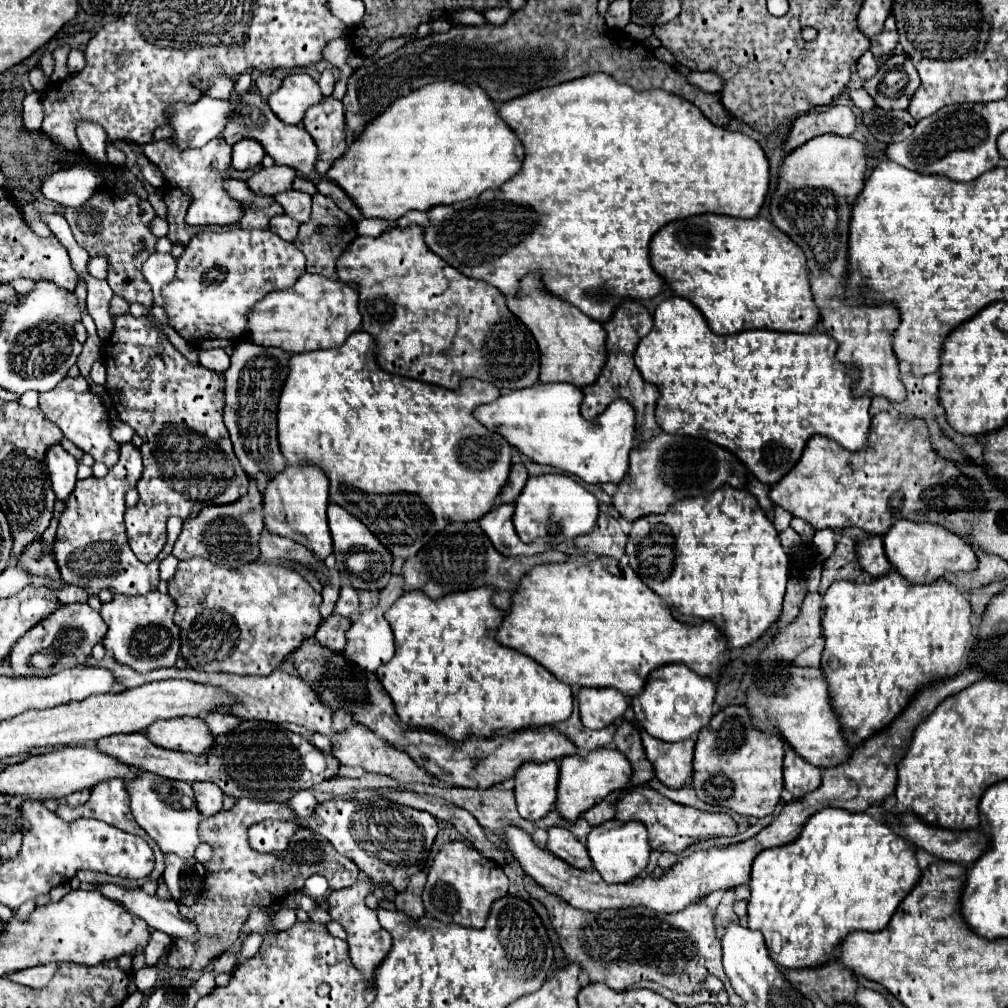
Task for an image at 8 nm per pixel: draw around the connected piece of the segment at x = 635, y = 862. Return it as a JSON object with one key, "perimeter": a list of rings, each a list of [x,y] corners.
{"perimeter":[[[626,822],[608,832],[602,832],[602,834],[590,834],[586,848],[592,858],[592,866],[600,872],[600,876],[608,884],[628,882],[628,880],[636,878],[648,866],[648,856],[650,856],[648,830],[640,822]]]}

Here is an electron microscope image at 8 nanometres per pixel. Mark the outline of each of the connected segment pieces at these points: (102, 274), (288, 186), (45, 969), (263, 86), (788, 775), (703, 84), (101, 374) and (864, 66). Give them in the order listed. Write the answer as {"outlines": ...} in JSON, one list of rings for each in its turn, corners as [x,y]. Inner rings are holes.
{"outlines":[[[[90,258],[88,262],[88,272],[94,276],[94,278],[106,278],[106,260],[104,258]]],[[[274,164],[270,168],[260,168],[252,178],[248,178],[248,186],[256,194],[276,196],[280,192],[292,190],[294,178],[296,178],[296,170],[292,166]]],[[[50,962],[44,966],[34,966],[34,968],[12,972],[12,974],[8,974],[8,978],[12,982],[18,982],[18,984],[24,984],[30,988],[44,988],[54,978],[56,972],[58,972],[58,964]]],[[[262,74],[262,76],[256,80],[258,92],[260,92],[260,96],[264,96],[264,98],[268,98],[272,92],[276,92],[276,88],[280,88],[280,84],[282,84],[282,80],[280,80],[278,76],[274,76],[274,74]]],[[[786,746],[786,758],[784,758],[784,788],[794,794],[794,798],[804,796],[806,792],[812,792],[820,786],[822,780],[822,768],[808,764],[796,752]]],[[[692,70],[686,80],[696,86],[696,88],[702,88],[704,92],[720,92],[722,90],[722,80],[716,76],[716,74],[710,74],[710,72],[696,72]]],[[[97,360],[91,369],[90,377],[95,384],[105,385],[106,384],[106,367],[102,363],[102,360]]],[[[866,52],[860,60],[858,60],[858,74],[860,74],[860,78],[864,78],[864,80],[868,80],[868,78],[872,78],[874,74],[876,74],[876,70],[878,70],[878,60],[872,56],[872,52]]]]}

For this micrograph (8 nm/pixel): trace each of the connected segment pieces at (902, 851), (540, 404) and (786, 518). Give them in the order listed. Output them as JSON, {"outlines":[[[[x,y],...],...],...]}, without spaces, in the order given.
{"outlines":[[[[824,808],[820,812],[816,812],[812,818],[808,818],[808,822],[802,826],[802,832],[798,836],[798,840],[790,842],[790,844],[784,844],[784,846],[778,846],[778,848],[770,848],[770,850],[764,850],[760,852],[756,858],[754,858],[754,864],[752,864],[752,880],[750,880],[750,890],[752,890],[752,896],[748,900],[748,928],[750,930],[760,930],[764,934],[764,940],[766,944],[770,944],[770,936],[772,932],[780,932],[784,944],[782,944],[782,952],[780,954],[772,954],[772,958],[784,966],[784,968],[806,968],[806,966],[820,966],[820,964],[826,964],[828,958],[836,956],[836,944],[848,934],[848,932],[854,932],[854,930],[866,930],[866,932],[876,932],[876,930],[882,930],[892,914],[896,912],[898,904],[904,900],[904,896],[908,896],[908,892],[916,886],[916,882],[920,880],[920,868],[916,864],[916,852],[914,852],[914,846],[898,836],[888,824],[884,822],[878,822],[874,820],[870,814],[862,812],[862,814],[856,814],[856,812],[848,812],[848,810],[838,810],[838,808]]],[[[568,382],[544,384],[512,390],[498,400],[478,406],[474,416],[488,428],[502,434],[512,446],[538,464],[560,468],[588,484],[620,482],[628,472],[628,454],[634,448],[636,412],[628,400],[614,400],[604,414],[588,420],[580,414],[582,389]]],[[[775,506],[774,512],[775,518],[773,520],[773,524],[777,532],[781,533],[790,526],[793,516],[780,506]]]]}

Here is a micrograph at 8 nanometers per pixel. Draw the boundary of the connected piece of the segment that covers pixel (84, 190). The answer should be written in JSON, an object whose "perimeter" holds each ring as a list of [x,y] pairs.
{"perimeter":[[[74,164],[72,168],[46,176],[42,180],[42,194],[62,206],[80,208],[80,204],[86,204],[92,198],[92,192],[102,188],[102,184],[102,178],[90,164]]]}

